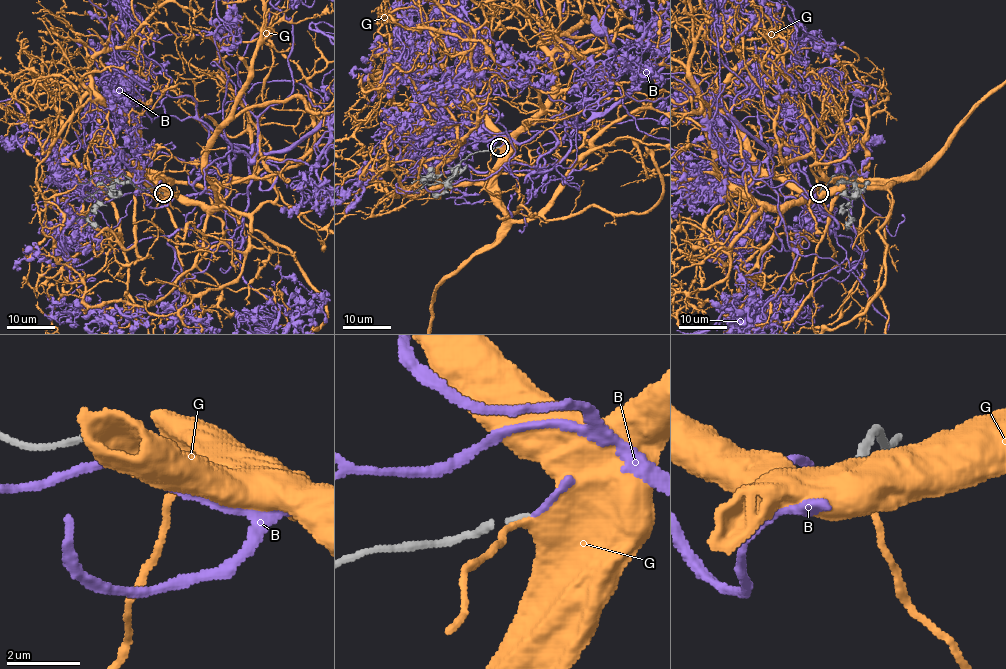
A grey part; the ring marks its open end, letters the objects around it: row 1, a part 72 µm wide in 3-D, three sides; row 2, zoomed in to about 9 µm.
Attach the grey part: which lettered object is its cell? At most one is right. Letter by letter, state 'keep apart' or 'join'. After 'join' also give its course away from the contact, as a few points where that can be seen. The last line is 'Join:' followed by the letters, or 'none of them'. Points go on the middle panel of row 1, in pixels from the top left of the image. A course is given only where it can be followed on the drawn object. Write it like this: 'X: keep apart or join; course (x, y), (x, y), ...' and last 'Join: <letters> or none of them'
B: join; course (499, 147), (505, 137), (525, 143), (543, 131), (562, 142), (565, 122), (608, 113)
G: keep apart
Join: B

